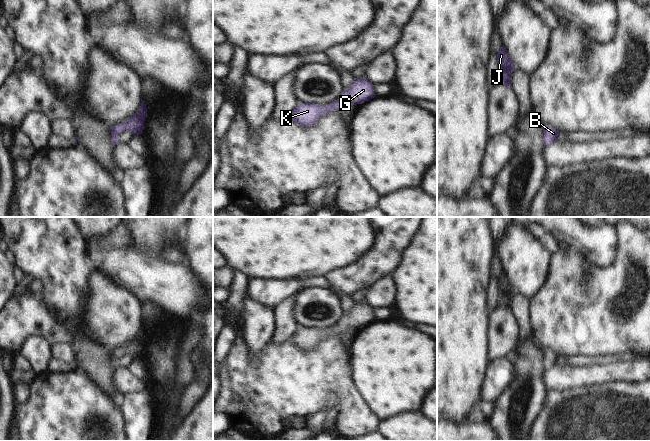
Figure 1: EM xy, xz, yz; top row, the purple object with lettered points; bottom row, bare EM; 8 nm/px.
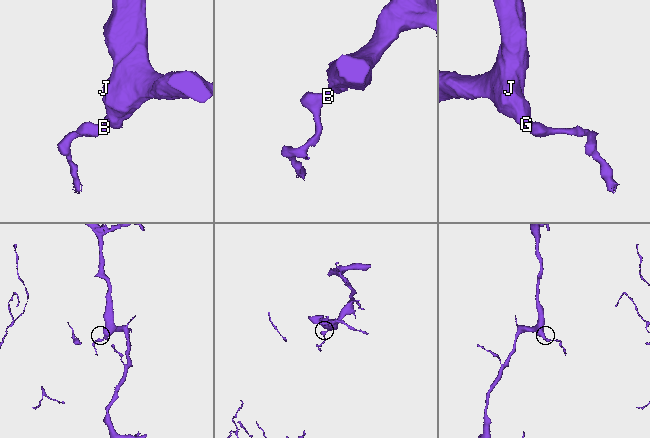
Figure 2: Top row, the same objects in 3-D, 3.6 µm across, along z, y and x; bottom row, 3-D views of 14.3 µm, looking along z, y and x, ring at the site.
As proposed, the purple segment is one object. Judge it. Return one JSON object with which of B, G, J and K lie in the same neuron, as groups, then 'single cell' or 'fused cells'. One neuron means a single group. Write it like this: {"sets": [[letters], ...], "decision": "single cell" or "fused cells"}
{"sets": [["B", "G", "J", "K"]], "decision": "single cell"}

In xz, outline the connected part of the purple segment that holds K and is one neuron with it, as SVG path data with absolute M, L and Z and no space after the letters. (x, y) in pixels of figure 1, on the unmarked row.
M366 302L354 303L352 308L331 328L324 330L315 327L298 327L293 333L292 343L302 351L310 351L317 344L329 335L335 335L344 331L346 327L364 327L376 321L373 315L373 308Z

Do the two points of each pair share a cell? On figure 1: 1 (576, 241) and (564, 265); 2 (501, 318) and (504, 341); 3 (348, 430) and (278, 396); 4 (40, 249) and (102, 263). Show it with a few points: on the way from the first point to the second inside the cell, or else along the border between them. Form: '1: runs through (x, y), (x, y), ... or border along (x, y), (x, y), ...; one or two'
1: border along (573, 248), (587, 258); two
2: runs through (503, 324), (504, 335); one
3: runs through (343, 408), (331, 396), (300, 396); one
4: border along (85, 239), (87, 258), (92, 268); two

